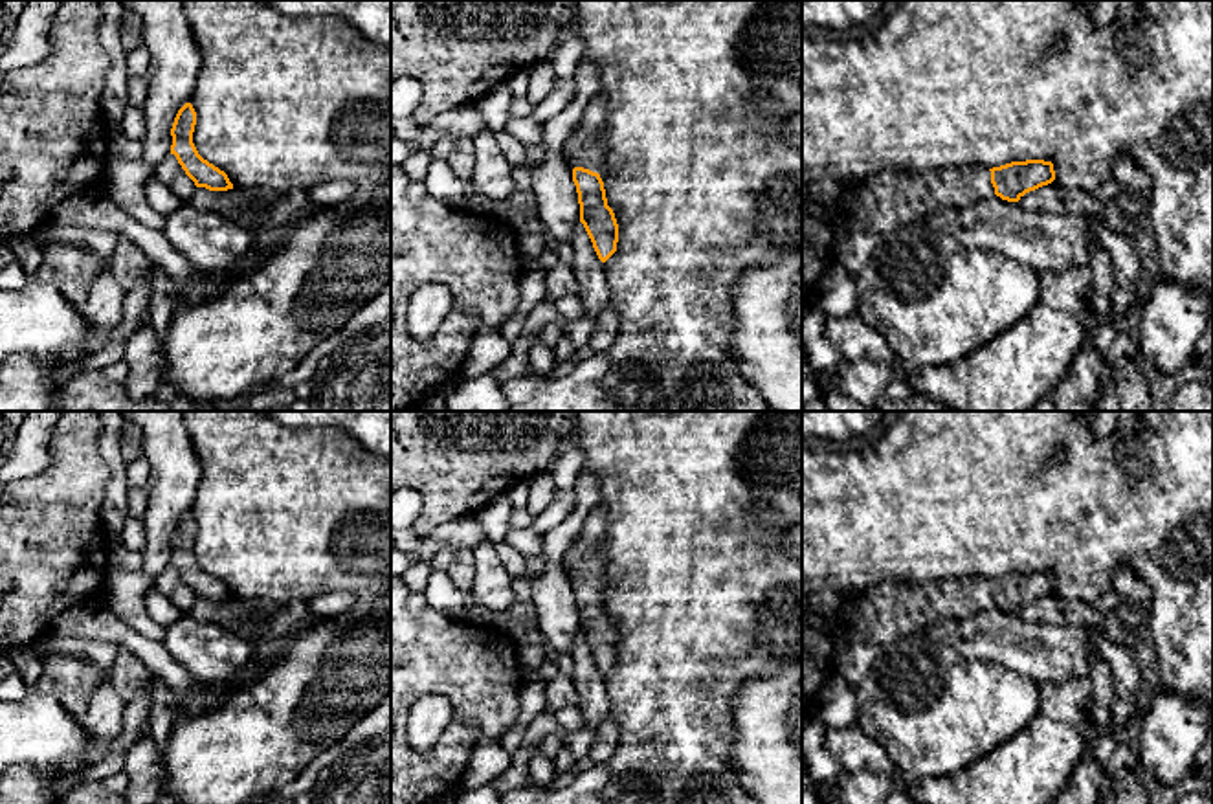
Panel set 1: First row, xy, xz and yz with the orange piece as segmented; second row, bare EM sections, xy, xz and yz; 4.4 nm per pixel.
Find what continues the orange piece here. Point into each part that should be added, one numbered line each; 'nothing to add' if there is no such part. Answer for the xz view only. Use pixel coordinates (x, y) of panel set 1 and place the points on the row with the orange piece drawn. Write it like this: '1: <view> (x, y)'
1: xz (584, 149)

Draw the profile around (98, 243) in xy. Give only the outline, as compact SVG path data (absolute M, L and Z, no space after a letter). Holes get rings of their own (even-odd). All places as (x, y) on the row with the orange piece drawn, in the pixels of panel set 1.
M51 220L35 229L33 237L40 250L48 242L66 242L84 250L99 261L108 259L114 253L117 240L117 235L114 231L84 226L64 226Z

